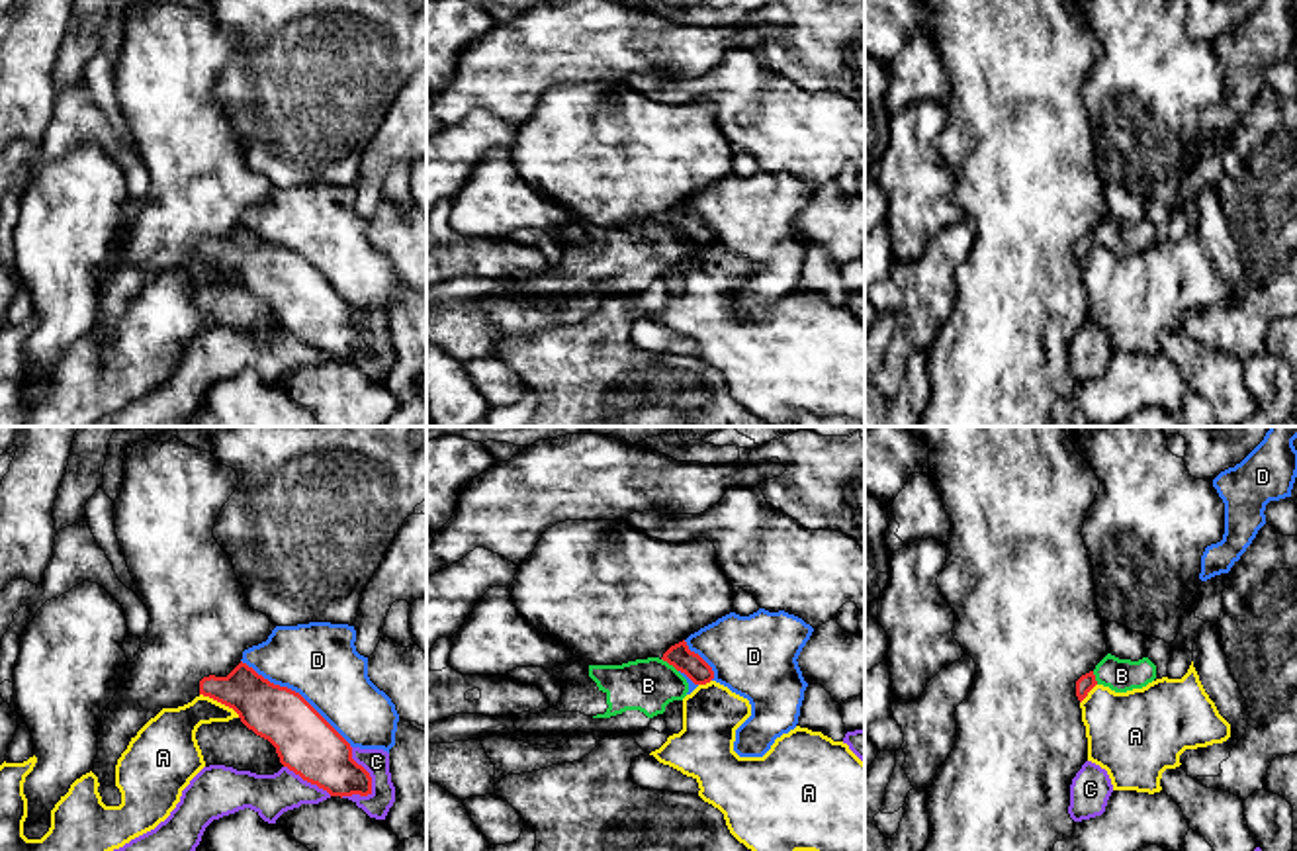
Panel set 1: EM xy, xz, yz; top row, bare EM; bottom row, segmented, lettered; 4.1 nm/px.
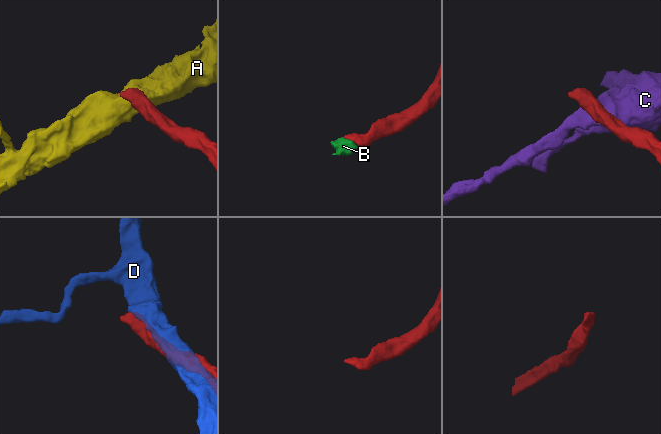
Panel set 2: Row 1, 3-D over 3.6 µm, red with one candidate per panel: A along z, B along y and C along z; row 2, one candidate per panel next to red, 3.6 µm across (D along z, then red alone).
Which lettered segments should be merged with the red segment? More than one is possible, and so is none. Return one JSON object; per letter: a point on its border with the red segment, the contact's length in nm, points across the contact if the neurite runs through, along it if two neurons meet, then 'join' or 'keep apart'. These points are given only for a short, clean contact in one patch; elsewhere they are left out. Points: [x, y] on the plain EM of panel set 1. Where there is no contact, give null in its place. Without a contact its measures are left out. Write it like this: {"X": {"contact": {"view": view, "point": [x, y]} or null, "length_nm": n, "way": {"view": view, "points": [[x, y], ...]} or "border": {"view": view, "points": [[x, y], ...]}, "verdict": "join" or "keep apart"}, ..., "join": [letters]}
{"A": {"contact": {"view": "xy", "point": [220, 263]}, "length_nm": 190, "border": {"view": "xy", "points": [[200, 255], [227, 267], [239, 278]]}, "verdict": "keep apart"}, "B": {"contact": {"view": "xz", "point": [670, 225]}, "length_nm": 90, "way": {"view": "xz", "points": [[679, 218], [670, 225], [648, 247]]}, "verdict": "join"}, "C": {"contact": {"view": "xy", "point": [366, 333]}, "length_nm": 220, "verdict": "keep apart"}, "D": {"contact": {"view": "xy", "point": [294, 253]}, "length_nm": 550, "verdict": "keep apart"}, "join": ["B"]}

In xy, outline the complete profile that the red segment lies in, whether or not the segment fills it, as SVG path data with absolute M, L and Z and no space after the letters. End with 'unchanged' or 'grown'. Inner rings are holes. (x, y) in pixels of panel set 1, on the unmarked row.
M241 223L227 239L203 239L200 256L233 270L248 291L276 309L280 325L303 342L331 358L372 356L372 338L352 321L350 305L299 254L270 245Z; unchanged

